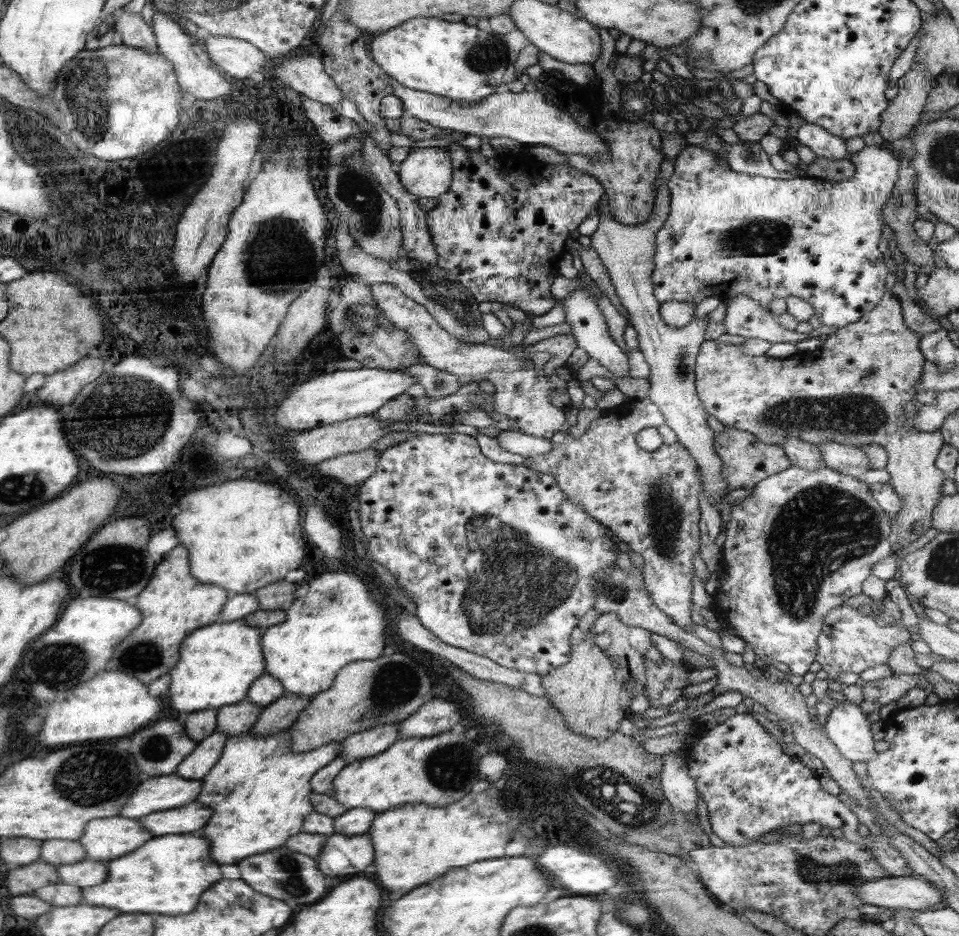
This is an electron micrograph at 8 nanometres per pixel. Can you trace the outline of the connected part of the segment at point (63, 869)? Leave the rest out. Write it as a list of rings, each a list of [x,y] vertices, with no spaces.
[[[84,860],[78,864],[64,864],[58,866],[58,874],[64,884],[74,884],[80,888],[96,886],[106,880],[106,862]]]

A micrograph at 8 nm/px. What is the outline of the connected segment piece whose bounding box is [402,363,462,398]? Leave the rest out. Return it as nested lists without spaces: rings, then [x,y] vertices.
[[[418,363],[410,368],[402,368],[417,378],[430,398],[442,398],[459,391],[462,386],[458,376],[445,370],[438,370],[433,366]]]

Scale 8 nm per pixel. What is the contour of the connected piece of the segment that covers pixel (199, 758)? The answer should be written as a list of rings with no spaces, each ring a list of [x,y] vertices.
[[[218,730],[200,741],[174,774],[182,778],[202,780],[214,768],[214,764],[217,764],[227,738],[227,734]]]

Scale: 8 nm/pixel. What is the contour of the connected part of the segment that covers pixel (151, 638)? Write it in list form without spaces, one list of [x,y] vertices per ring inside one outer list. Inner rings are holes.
[[[179,544],[160,561],[160,566],[156,566],[152,582],[148,582],[148,588],[137,597],[135,605],[142,611],[143,622],[119,644],[116,658],[112,658],[108,670],[136,674],[142,682],[150,682],[170,672],[178,662],[183,641],[196,629],[216,623],[228,596],[230,593],[225,588],[202,584],[190,574],[188,550]]]

